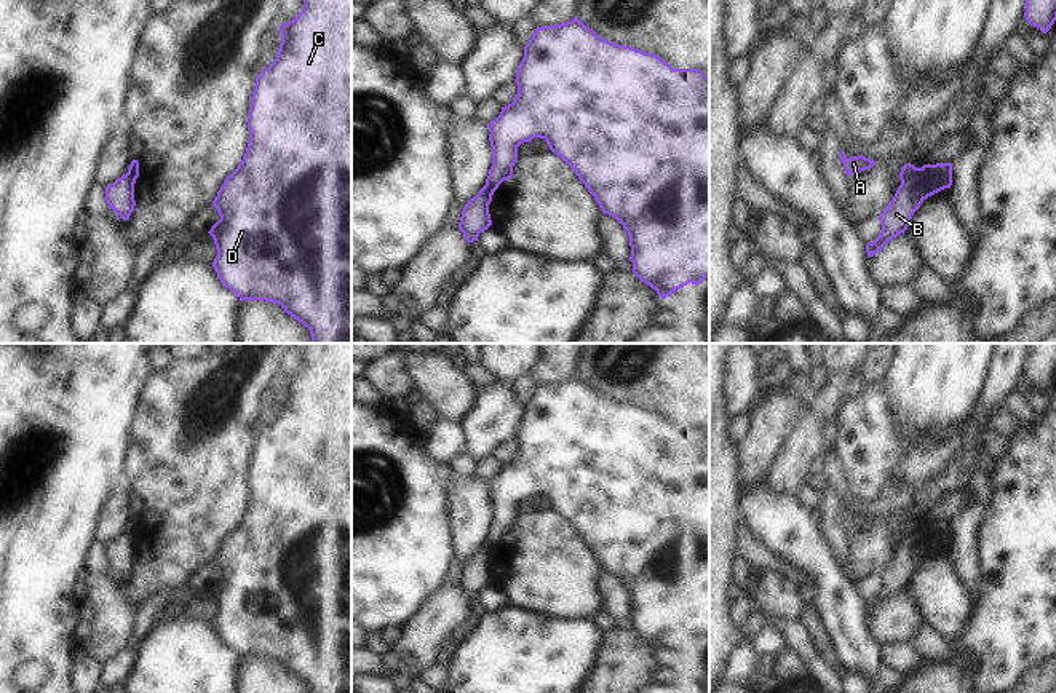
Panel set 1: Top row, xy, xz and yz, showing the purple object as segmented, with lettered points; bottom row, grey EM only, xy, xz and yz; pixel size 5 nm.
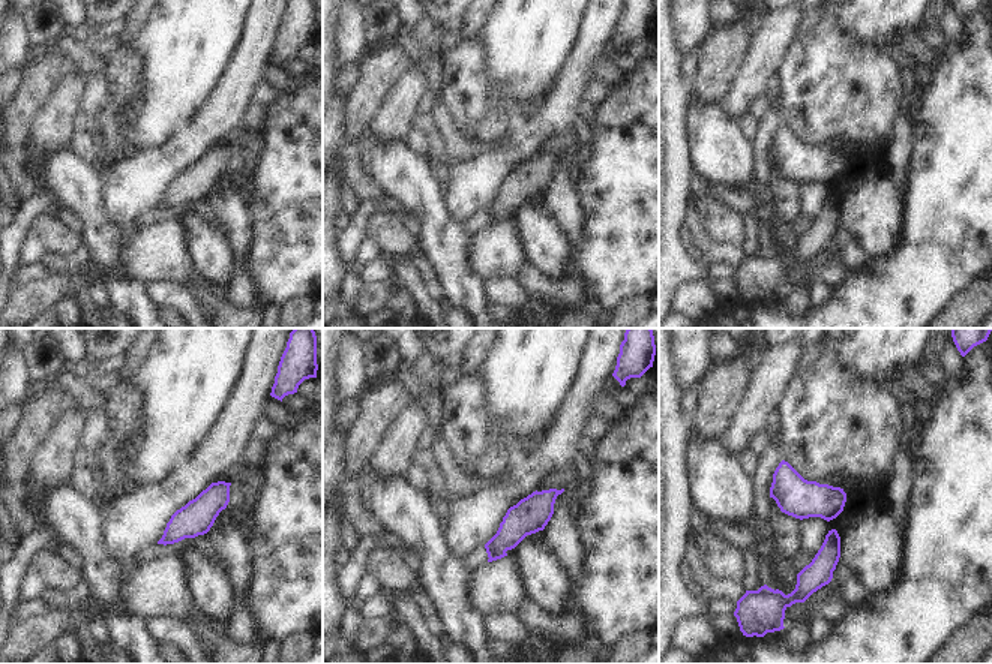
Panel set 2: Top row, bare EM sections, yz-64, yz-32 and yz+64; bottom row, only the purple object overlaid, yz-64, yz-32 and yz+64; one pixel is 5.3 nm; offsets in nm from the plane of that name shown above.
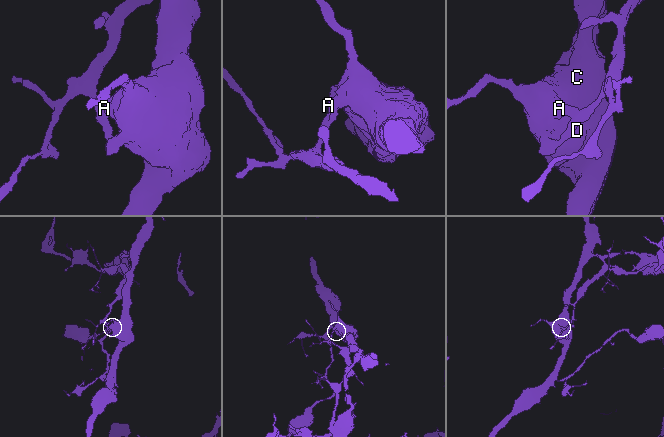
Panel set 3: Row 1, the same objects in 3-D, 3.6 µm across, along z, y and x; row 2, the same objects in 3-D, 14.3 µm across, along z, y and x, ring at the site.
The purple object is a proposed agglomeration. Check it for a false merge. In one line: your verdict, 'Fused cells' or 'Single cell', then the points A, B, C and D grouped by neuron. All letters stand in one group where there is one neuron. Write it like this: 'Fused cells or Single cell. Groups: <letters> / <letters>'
Fused cells. Groups: A C D / B

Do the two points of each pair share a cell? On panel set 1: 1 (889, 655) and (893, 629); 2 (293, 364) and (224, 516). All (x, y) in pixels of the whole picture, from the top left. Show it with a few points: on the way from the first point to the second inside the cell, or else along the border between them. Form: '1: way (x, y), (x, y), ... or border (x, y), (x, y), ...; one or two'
1: border (911, 641), (895, 641), (881, 645); two
2: border (281, 360), (280, 380); two

